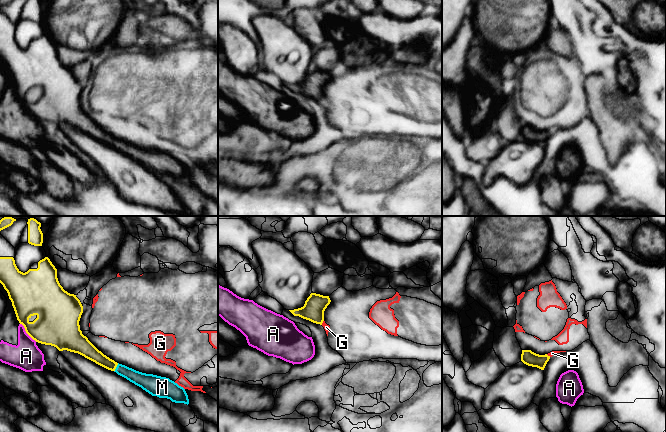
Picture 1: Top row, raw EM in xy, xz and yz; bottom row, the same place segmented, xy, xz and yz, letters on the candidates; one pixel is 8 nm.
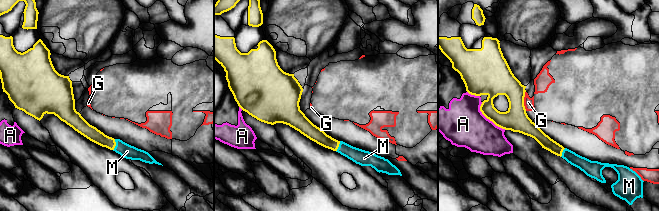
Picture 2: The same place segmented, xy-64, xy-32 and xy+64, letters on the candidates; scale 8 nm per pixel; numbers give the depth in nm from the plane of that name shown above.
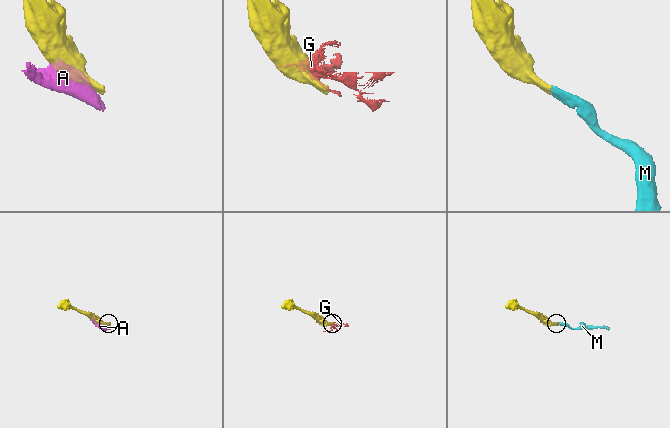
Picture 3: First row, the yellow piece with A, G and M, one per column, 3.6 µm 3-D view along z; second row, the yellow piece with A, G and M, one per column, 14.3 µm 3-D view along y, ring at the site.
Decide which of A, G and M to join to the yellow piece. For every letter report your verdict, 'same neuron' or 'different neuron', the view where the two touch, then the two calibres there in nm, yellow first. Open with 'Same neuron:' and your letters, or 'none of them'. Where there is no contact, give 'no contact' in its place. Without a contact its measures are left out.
Same neuron: M
A: different neuron; meets yellow in xy; 340 nm thick on the yellow side, 220 nm on the other
G: different neuron; meets yellow in xz; 180 nm thick on the yellow side, 50 nm on the other
M: same neuron; meets yellow in xy; 120 nm thick on the yellow side, 120 nm on the other

